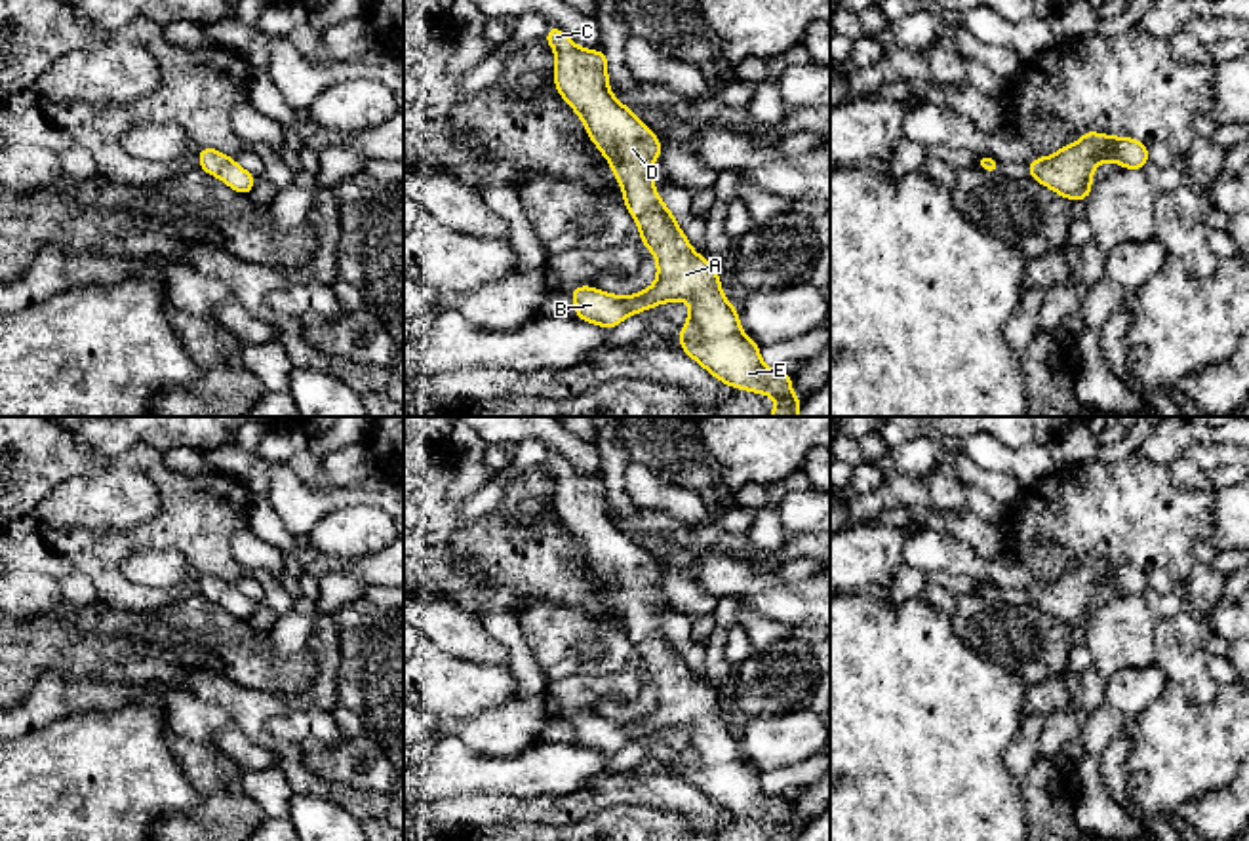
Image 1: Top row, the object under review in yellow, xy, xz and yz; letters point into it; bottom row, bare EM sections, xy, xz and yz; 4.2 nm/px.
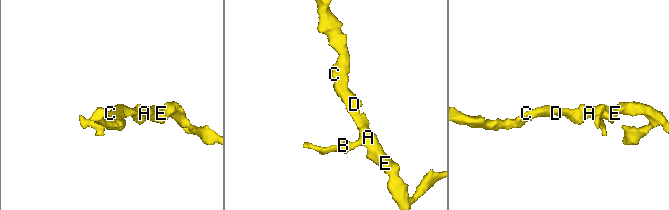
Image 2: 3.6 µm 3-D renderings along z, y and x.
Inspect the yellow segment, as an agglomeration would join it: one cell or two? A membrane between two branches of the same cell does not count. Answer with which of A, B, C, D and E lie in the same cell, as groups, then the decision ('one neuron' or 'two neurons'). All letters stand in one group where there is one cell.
A B C D E; one neuron

